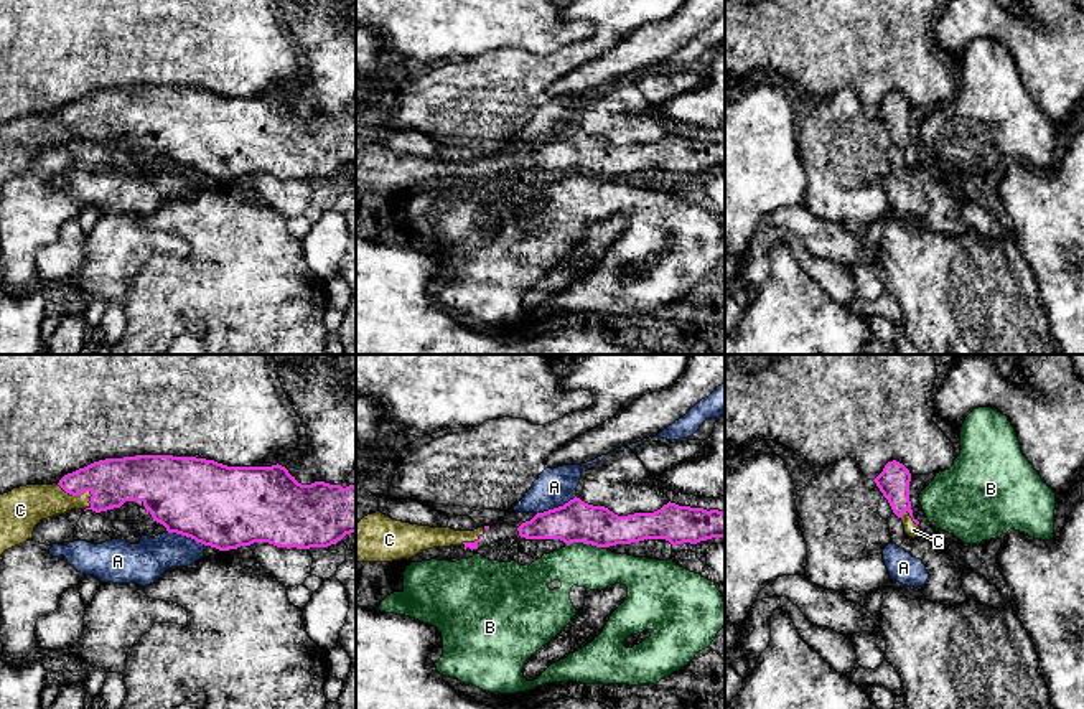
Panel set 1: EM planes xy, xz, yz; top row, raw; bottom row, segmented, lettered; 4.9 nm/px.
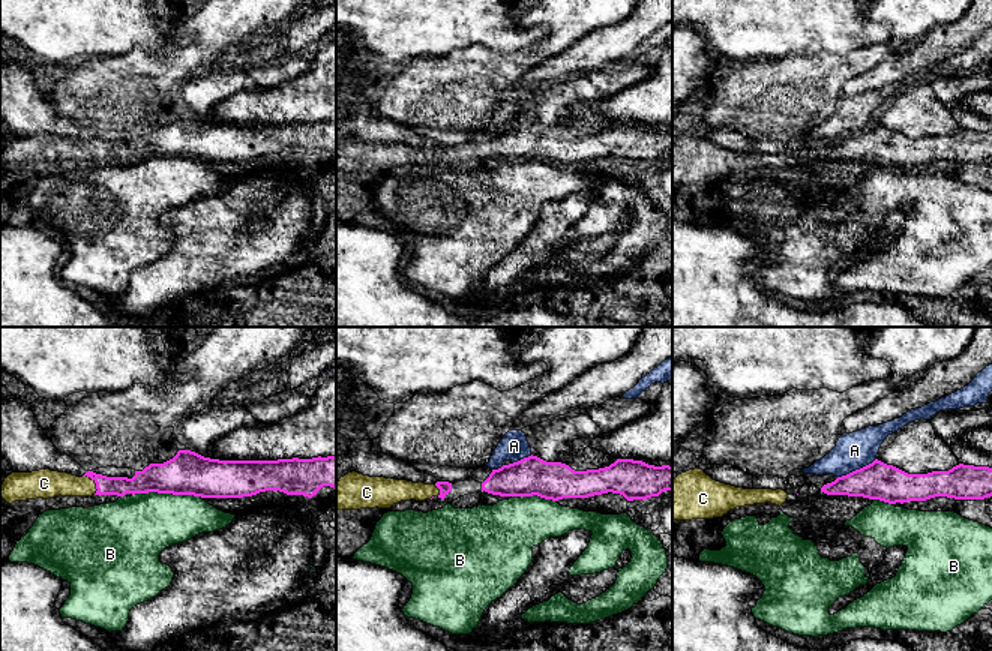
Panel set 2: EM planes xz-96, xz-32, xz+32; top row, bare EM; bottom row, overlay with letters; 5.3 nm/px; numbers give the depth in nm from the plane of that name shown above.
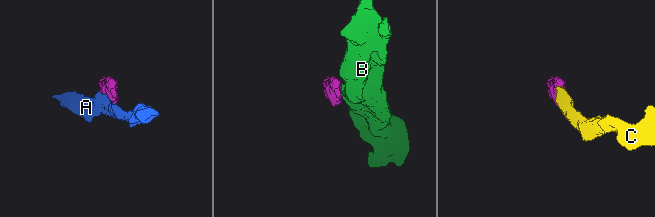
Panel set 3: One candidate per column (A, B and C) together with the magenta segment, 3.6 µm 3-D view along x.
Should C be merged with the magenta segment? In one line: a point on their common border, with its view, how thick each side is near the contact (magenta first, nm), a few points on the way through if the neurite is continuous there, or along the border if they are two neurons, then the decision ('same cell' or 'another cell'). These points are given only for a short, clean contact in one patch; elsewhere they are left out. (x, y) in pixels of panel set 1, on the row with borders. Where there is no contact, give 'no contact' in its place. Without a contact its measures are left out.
meets magenta in xy at (79, 493); 240 nm thick on the magenta side, 190 nm on the other; runs through xy (112, 482), (79, 493), (32, 503); same cell

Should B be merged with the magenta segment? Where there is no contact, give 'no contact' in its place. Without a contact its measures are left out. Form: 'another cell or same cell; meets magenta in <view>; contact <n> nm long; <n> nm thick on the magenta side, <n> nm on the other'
another cell; meets magenta in xz; contact 190 nm long; 200 nm thick on the magenta side, 220 nm on the other

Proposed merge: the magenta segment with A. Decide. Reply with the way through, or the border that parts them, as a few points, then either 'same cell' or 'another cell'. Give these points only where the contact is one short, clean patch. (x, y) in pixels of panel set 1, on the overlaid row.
border xz (575, 495), (562, 505), (536, 515); another cell

